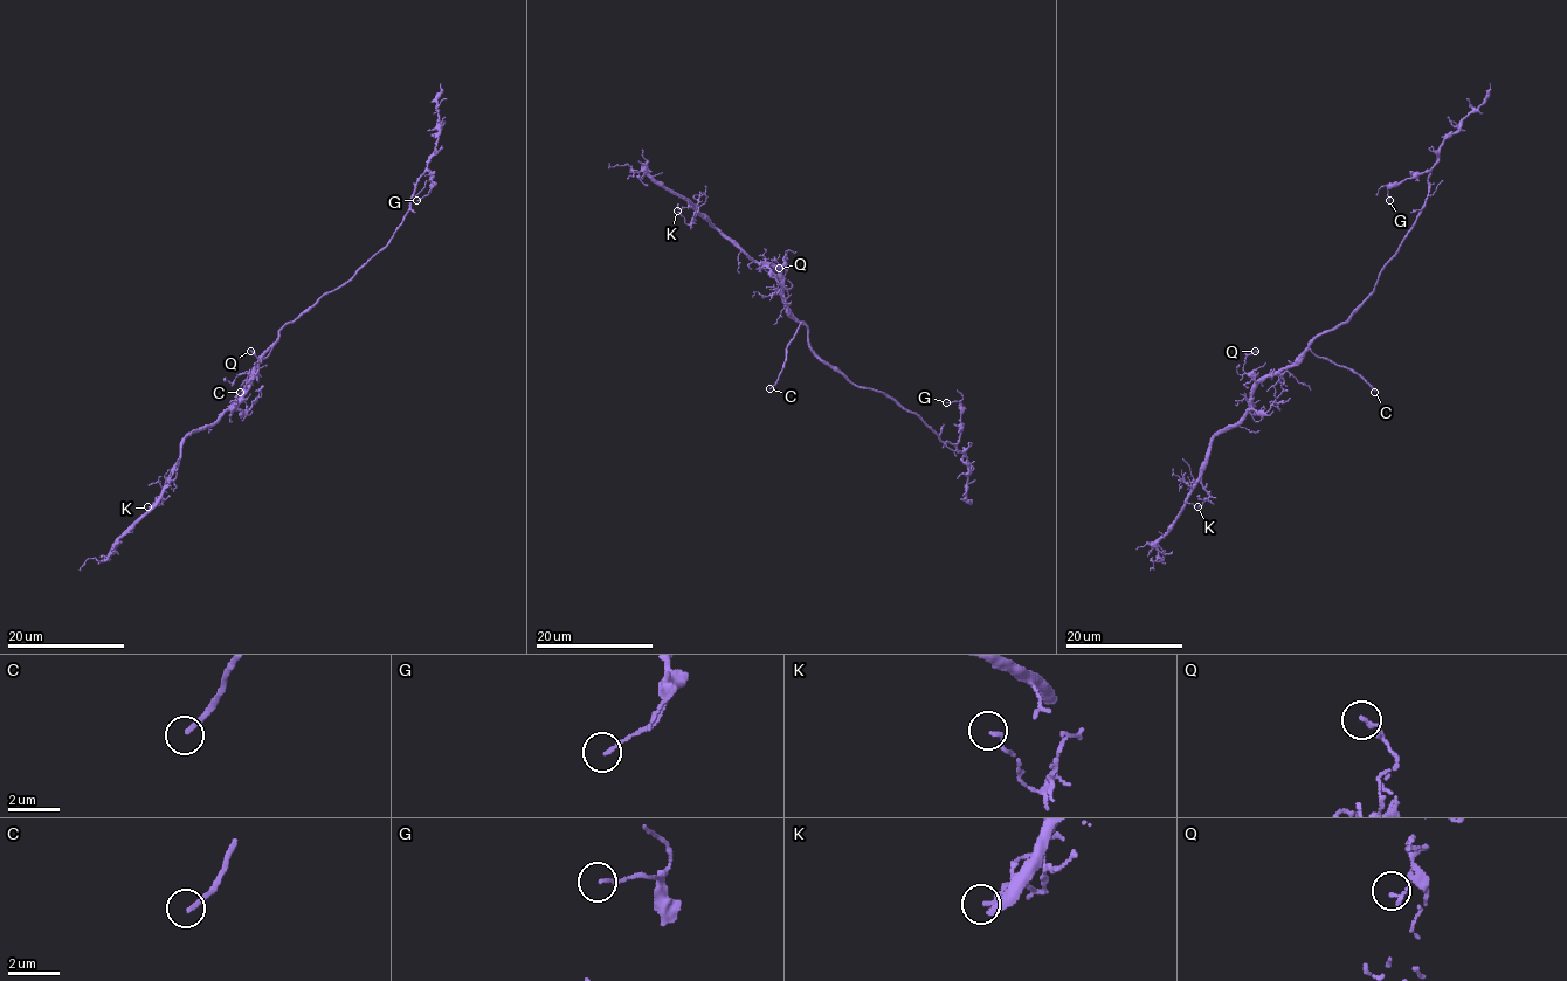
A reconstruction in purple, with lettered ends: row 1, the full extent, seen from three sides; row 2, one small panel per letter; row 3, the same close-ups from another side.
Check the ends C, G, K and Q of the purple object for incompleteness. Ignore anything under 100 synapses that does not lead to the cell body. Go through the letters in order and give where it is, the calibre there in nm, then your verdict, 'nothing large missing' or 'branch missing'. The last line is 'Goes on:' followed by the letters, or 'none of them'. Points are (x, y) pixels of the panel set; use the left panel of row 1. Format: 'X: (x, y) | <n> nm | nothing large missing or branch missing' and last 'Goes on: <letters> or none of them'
C: (240, 392) | 180 nm | branch missing
G: (416, 200) | 110 nm | nothing large missing
K: (147, 506) | 130 nm | nothing large missing
Q: (250, 351) | 150 nm | nothing large missing
Goes on: C

